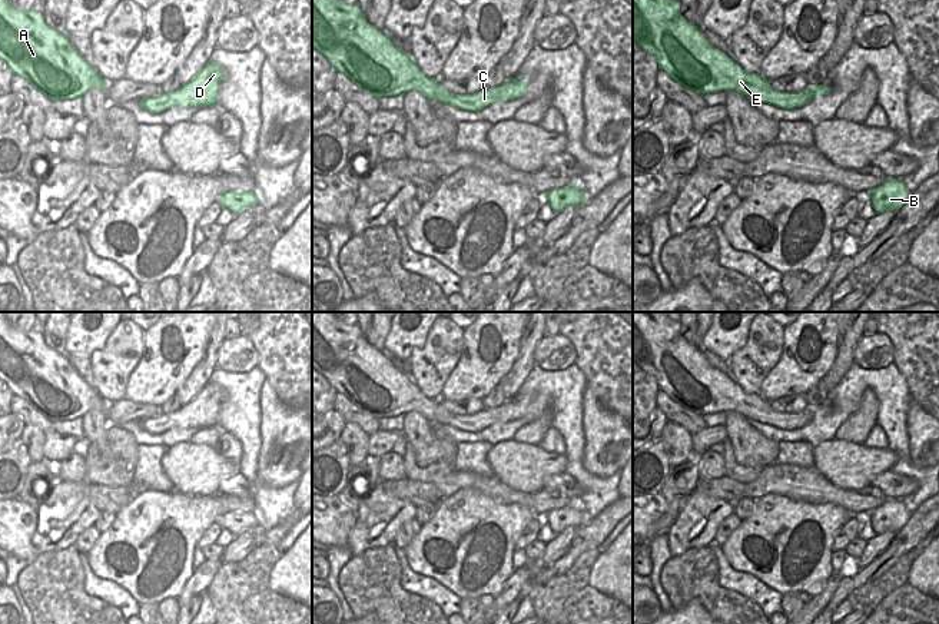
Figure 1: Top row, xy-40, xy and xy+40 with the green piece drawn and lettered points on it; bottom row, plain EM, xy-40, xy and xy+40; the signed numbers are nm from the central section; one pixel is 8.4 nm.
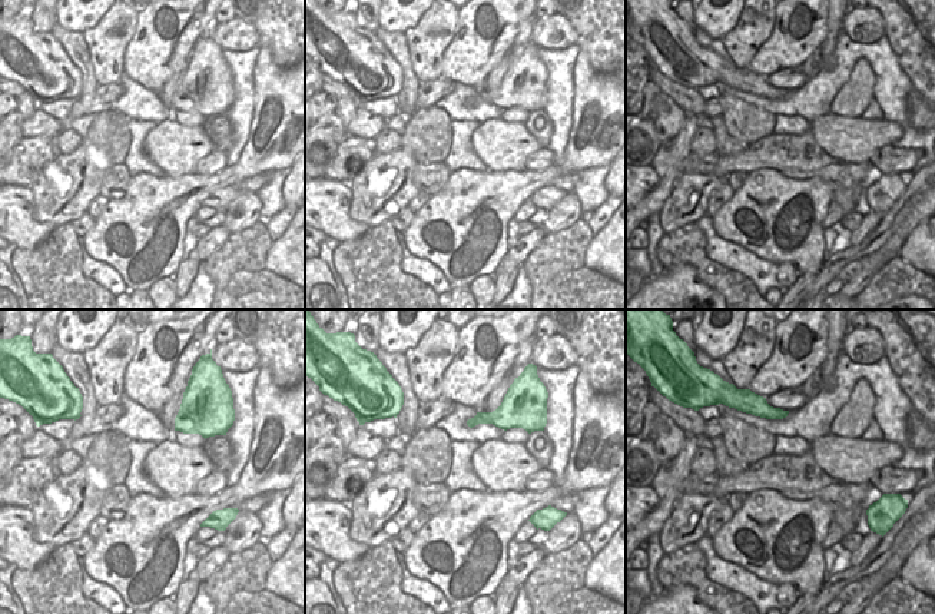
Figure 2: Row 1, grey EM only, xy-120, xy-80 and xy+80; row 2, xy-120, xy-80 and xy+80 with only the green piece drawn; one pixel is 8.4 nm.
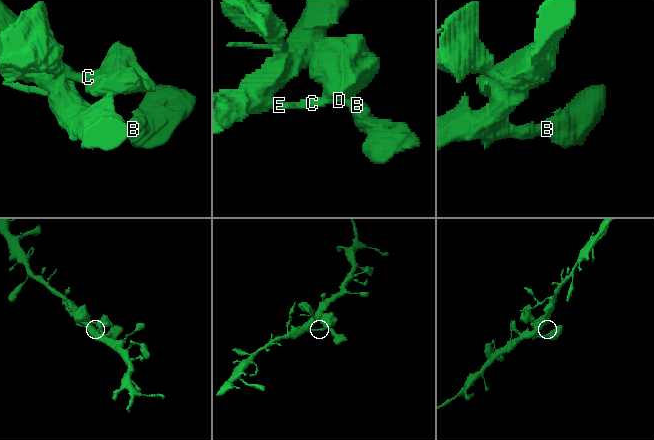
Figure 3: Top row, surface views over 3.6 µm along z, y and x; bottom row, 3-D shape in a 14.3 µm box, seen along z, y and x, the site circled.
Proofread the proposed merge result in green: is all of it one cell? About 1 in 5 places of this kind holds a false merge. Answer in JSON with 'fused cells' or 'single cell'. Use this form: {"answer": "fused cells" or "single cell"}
{"answer": "single cell"}

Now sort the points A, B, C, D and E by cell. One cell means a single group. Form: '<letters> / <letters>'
A B C D E

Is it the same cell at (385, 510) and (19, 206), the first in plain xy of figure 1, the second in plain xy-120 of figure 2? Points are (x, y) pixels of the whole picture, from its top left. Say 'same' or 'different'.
different

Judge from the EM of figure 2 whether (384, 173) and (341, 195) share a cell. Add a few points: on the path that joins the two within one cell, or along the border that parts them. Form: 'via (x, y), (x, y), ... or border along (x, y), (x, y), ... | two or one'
border along (348, 185), (350, 215), (364, 222) | two

